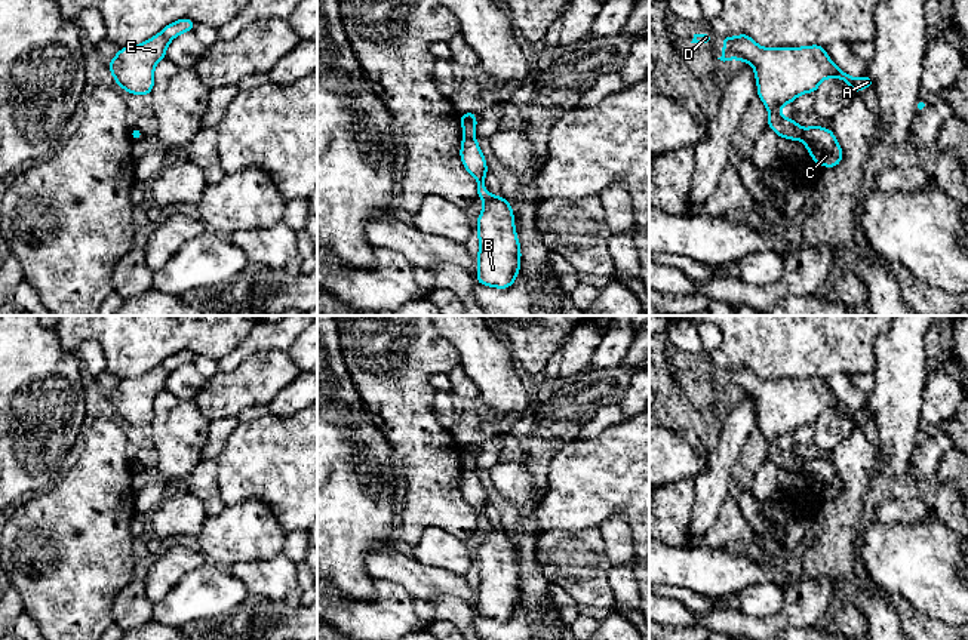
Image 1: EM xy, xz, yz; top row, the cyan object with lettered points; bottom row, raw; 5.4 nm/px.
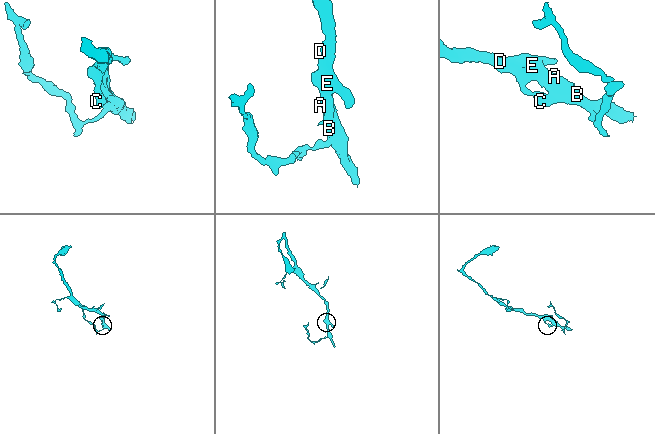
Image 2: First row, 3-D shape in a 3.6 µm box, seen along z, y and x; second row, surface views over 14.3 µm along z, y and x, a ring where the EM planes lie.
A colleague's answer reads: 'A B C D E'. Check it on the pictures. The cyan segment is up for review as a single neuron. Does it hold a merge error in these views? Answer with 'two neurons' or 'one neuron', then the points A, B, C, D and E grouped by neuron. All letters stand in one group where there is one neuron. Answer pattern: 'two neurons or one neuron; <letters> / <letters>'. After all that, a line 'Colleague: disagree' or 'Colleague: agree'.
two neurons; A B D E / C
Colleague: disagree

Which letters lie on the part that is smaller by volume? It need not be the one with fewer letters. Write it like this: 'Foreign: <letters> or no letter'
Foreign: C

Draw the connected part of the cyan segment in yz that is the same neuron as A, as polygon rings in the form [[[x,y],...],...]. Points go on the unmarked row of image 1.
[[[750,367],[720,369],[723,375],[720,393],[740,391],[755,401],[758,428],[765,436],[768,459],[778,470],[802,473],[803,459],[793,450],[780,446],[780,440],[798,428],[817,424],[826,410],[842,410],[854,424],[872,419],[869,407],[860,410],[843,404],[826,385],[826,379],[812,376],[802,379],[762,379]]]

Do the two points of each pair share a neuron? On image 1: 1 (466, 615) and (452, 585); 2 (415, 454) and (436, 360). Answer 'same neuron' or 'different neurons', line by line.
1: different neurons
2: same neuron

